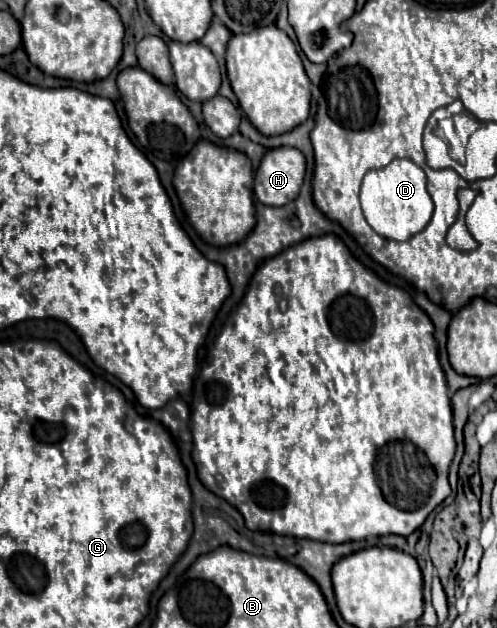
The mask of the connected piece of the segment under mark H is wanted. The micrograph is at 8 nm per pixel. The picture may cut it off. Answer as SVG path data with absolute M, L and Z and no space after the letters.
M271 149L255 173L255 197L263 205L287 205L297 199L305 177L305 157L299 149Z

